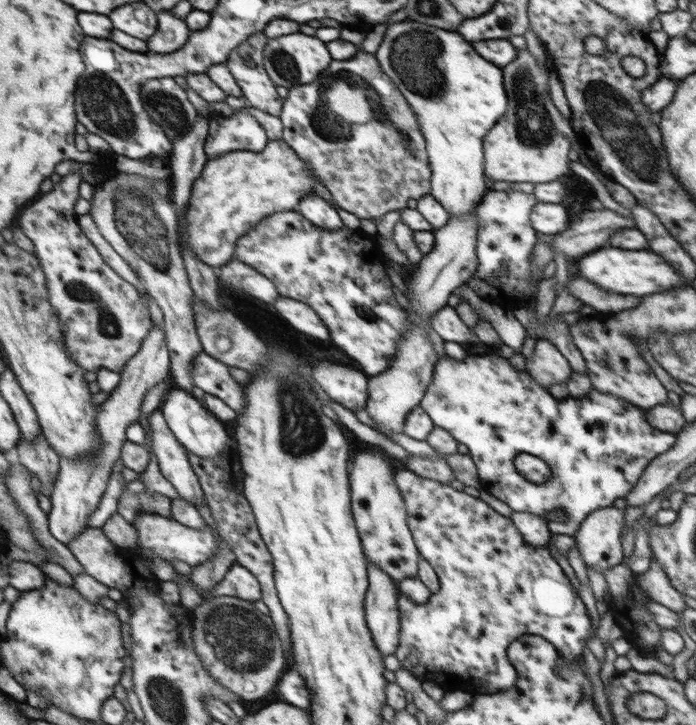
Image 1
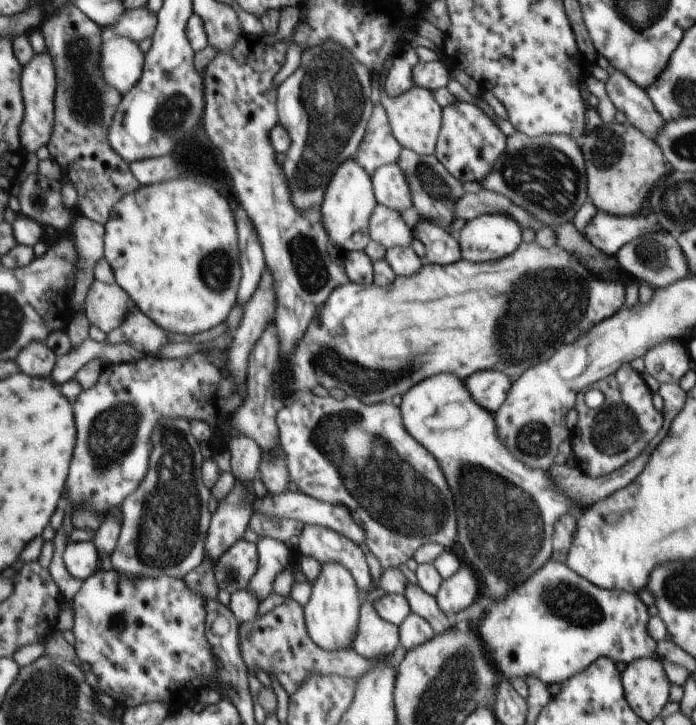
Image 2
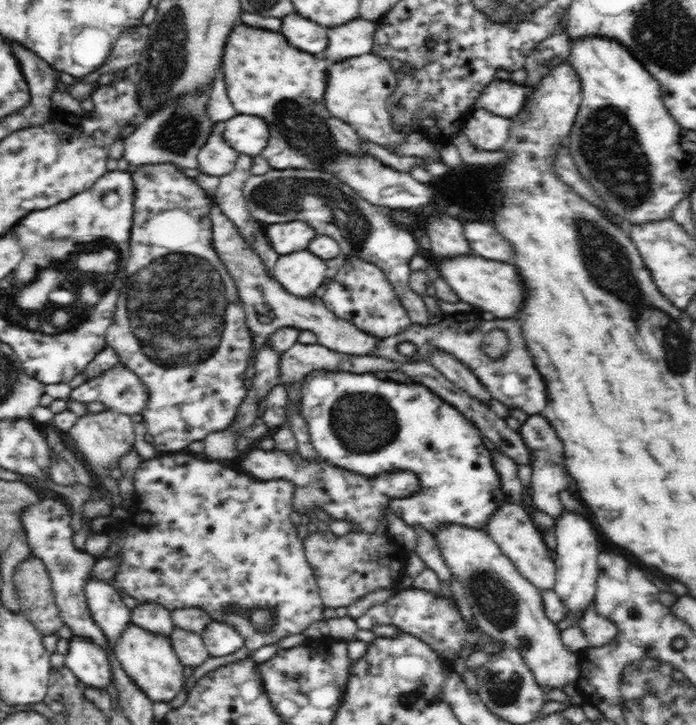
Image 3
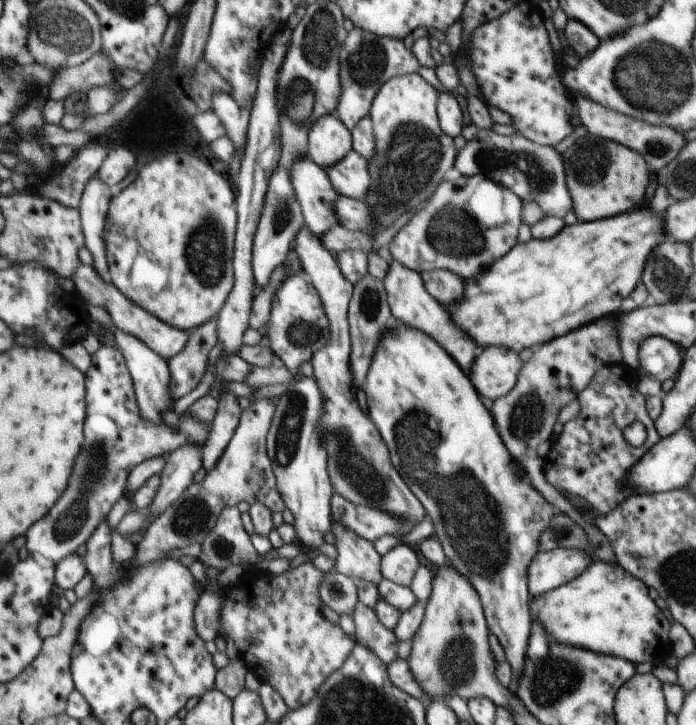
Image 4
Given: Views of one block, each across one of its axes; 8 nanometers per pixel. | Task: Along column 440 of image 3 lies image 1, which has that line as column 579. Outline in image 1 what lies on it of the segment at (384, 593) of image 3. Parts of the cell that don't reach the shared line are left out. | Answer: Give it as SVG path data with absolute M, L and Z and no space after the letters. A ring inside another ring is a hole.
M399 467L395 472L395 482L398 489L400 489L400 493L403 495L407 512L407 523L412 533L416 549L419 555L430 563L430 566L436 571L437 577L439 578L439 589L431 593L430 598L424 604L416 604L399 590L398 606L401 629L399 645L394 655L400 660L402 668L410 671L420 682L434 682L438 684L439 687L444 689L445 693L457 690L468 692L470 688L466 688L466 686L468 686L470 682L472 682L472 684L478 684L478 686L504 686L504 688L474 688L472 692L474 692L474 696L476 696L501 693L510 687L514 687L518 675L516 669L509 663L507 648L511 642L514 642L516 638L523 634L537 634L542 636L542 638L548 639L548 642L551 642L560 651L561 661L562 654L565 662L573 662L582 656L592 630L590 615L588 614L588 609L585 607L583 600L579 597L572 583L570 583L570 579L566 577L566 574L562 571L562 568L551 556L546 547L534 548L530 546L530 544L524 541L524 537L520 534L520 531L516 528L516 525L510 517L503 516L494 511L492 507L480 498L468 495L464 491L460 492L460 490L455 490L450 484L442 484L442 482L436 482L436 480L422 478L414 474L414 472ZM422 668L426 670L424 674L420 674ZM452 670L470 670L470 672L452 672ZM474 670L476 670L476 672L474 672Z

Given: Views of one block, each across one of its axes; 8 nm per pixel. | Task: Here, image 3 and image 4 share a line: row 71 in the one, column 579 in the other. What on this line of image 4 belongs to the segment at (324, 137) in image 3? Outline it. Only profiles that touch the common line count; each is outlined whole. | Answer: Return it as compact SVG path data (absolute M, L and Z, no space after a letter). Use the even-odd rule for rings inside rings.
M641 205L606 220L566 225L550 240L532 239L525 244L517 243L494 266L480 274L480 278L465 282L464 300L460 306L445 309L480 348L502 346L518 354L524 348L534 349L584 324L590 324L596 318L610 316L620 310L622 300L640 282L648 254L665 238L665 222L662 220L663 216Z

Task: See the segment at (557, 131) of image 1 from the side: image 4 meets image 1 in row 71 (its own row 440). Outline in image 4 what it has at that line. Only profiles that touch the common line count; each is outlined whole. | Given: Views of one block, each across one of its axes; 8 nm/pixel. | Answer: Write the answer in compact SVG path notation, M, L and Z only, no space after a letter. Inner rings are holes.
M610 320L602 324L588 324L580 330L567 333L534 348L534 356L523 364L516 385L512 391L492 404L490 410L495 426L504 440L510 454L520 462L531 486L547 500L556 512L561 512L573 519L584 528L588 541L594 546L594 558L608 563L617 563L616 555L610 542L594 523L586 522L584 517L577 514L572 502L562 493L558 493L548 484L543 474L542 458L537 454L538 446L554 437L553 427L558 421L561 409L588 387L594 374L603 366L622 364L622 354L619 348L619 339L615 334ZM540 347L540 348L539 348Z

